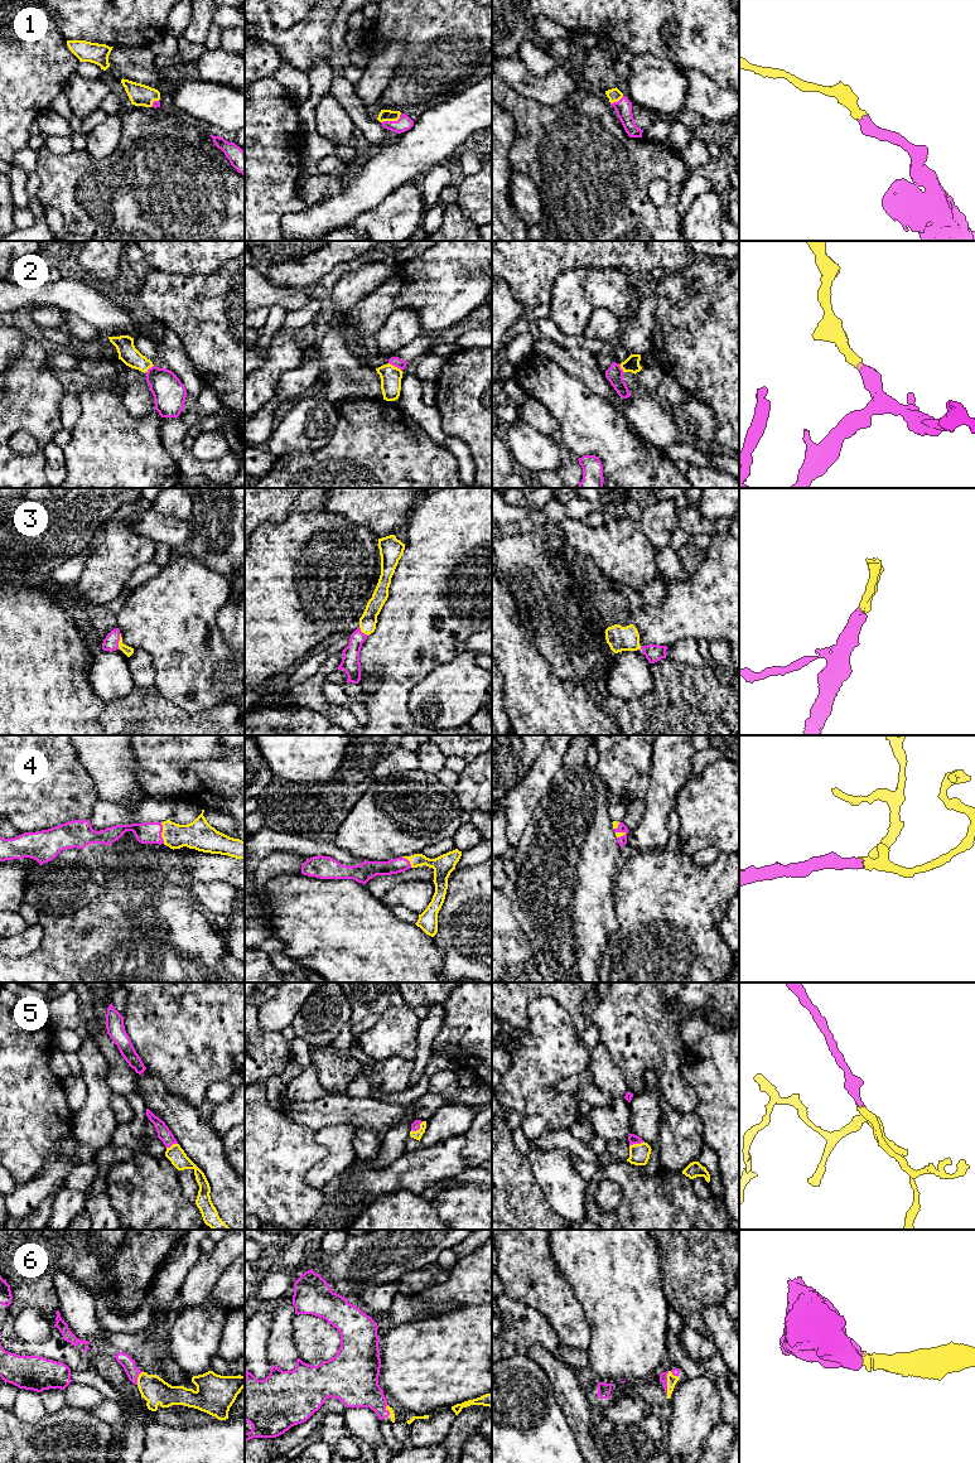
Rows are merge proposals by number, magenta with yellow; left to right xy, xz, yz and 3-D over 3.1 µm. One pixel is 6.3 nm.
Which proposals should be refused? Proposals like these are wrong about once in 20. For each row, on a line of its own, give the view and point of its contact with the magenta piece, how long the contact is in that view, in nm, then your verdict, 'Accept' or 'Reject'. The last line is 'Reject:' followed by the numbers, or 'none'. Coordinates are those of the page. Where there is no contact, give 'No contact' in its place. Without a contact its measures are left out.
1: Touches magenta at xz (391, 121). Shared border 150 nm. Accept
2: Touches magenta at xz (395, 366). Shared border 100 nm. Accept
3: Touches magenta at xy (119, 640). Shared border 100 nm. Accept
4: Touches magenta at xy (162, 831). Shared border 140 nm. Accept
5: Touches magenta at yz (636, 1143). Shared border 100 nm. Accept
6: Touches magenta at yz (666, 1382). Shared border 160 nm. Accept
Reject: none

